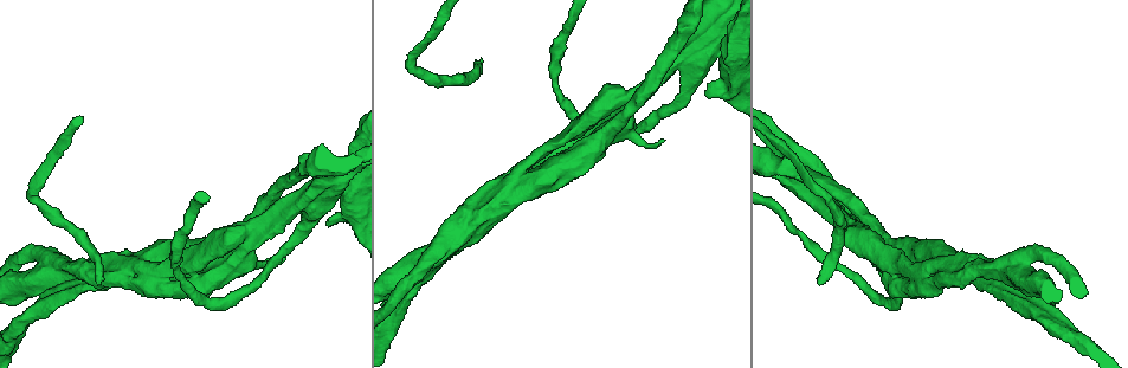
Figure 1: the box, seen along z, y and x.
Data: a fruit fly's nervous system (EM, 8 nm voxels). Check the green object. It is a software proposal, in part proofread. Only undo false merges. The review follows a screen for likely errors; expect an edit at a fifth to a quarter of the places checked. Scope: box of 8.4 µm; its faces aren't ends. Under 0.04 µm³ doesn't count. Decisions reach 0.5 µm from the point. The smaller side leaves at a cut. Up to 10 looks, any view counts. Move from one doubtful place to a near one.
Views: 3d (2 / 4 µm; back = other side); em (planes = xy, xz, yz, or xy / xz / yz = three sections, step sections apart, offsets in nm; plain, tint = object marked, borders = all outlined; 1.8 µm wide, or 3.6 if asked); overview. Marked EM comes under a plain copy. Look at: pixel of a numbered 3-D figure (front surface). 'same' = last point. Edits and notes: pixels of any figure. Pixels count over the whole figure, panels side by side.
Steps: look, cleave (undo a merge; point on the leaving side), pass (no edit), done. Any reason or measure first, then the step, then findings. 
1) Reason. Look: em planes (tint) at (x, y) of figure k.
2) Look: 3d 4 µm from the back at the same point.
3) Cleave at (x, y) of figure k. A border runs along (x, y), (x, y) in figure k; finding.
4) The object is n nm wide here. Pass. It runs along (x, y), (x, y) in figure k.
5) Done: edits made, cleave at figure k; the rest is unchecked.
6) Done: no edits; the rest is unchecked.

Four-way junction. Look: em planes (tint) at (433, 254) of figure 1.

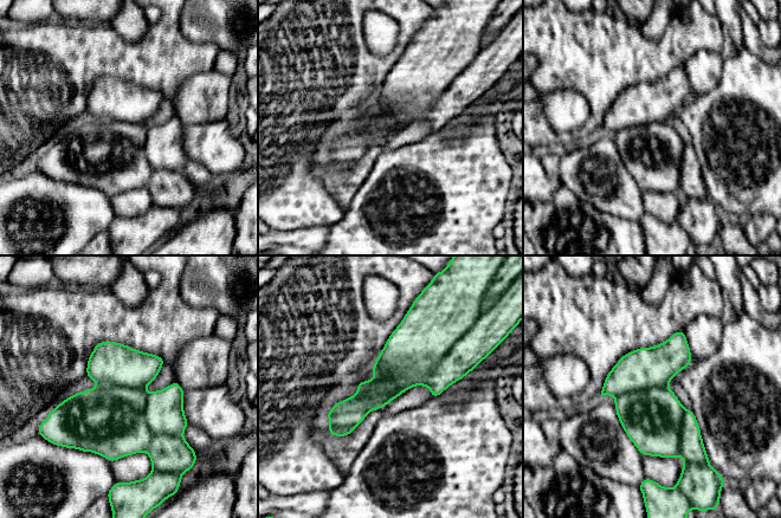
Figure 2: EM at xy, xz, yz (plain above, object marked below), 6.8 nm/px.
The object is 320 nm wide here. Pass. One cell here.

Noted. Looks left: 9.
Arms part here. Look: em 3.6 µm xz step 4 (tint) at (515, 191) of figure 1.

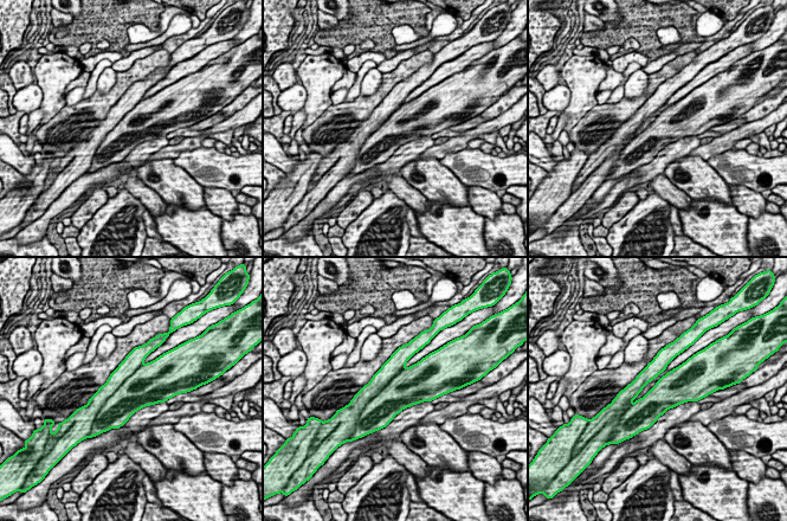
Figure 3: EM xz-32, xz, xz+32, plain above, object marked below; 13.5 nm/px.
The object is 650 nm wide here. Pass. Continuous, no second cell.

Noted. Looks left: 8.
Sharp bend. Look: em xz step 8 (tint) at (826, 192) of figure 1.

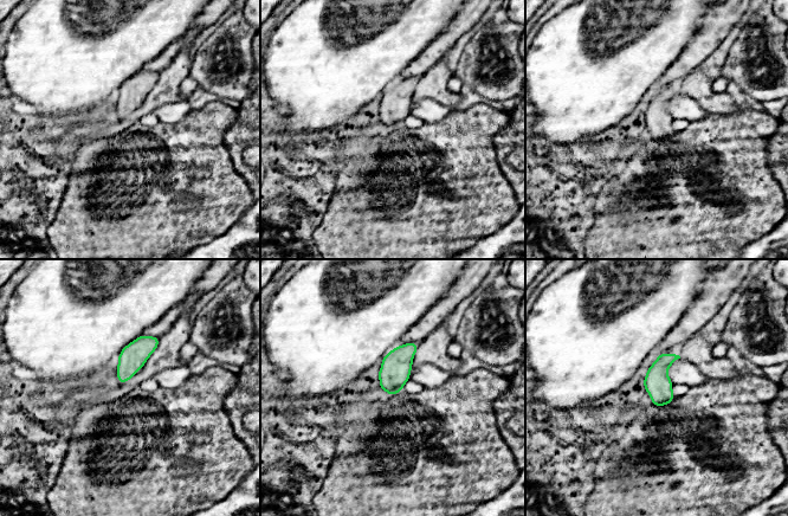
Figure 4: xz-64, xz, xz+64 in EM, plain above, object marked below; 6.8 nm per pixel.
Pass. One cell here.

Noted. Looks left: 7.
Arms run side by side. Look: em xy step 8 (tint) at (248, 240) of figure 1.

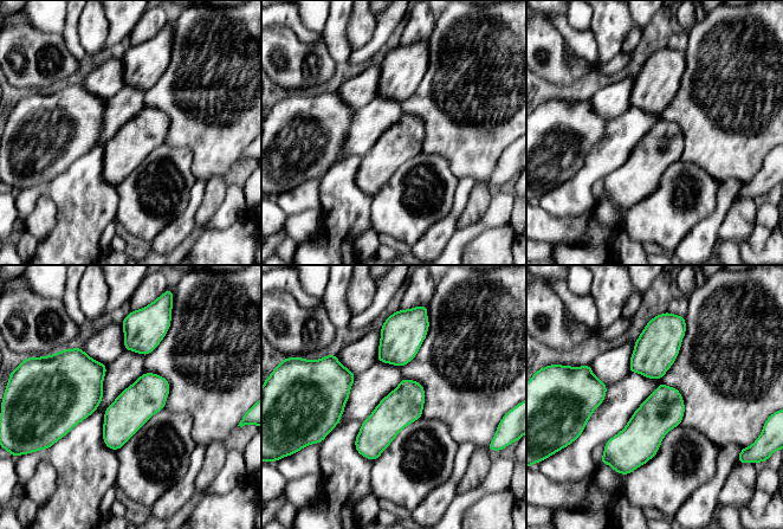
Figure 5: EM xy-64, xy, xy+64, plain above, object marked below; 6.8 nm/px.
Another direction. Look: em planes (tint) at the same point.

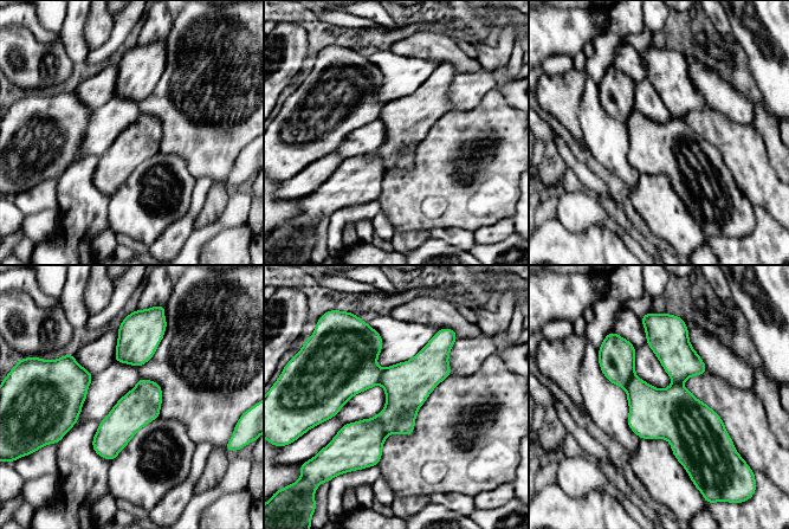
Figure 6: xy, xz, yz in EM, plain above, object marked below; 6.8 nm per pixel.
Pass. It runs along (655, 327), (677, 355), (686, 464) in figure 6; one cell here.

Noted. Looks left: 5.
Done: no edits; the rest is unchecked.

